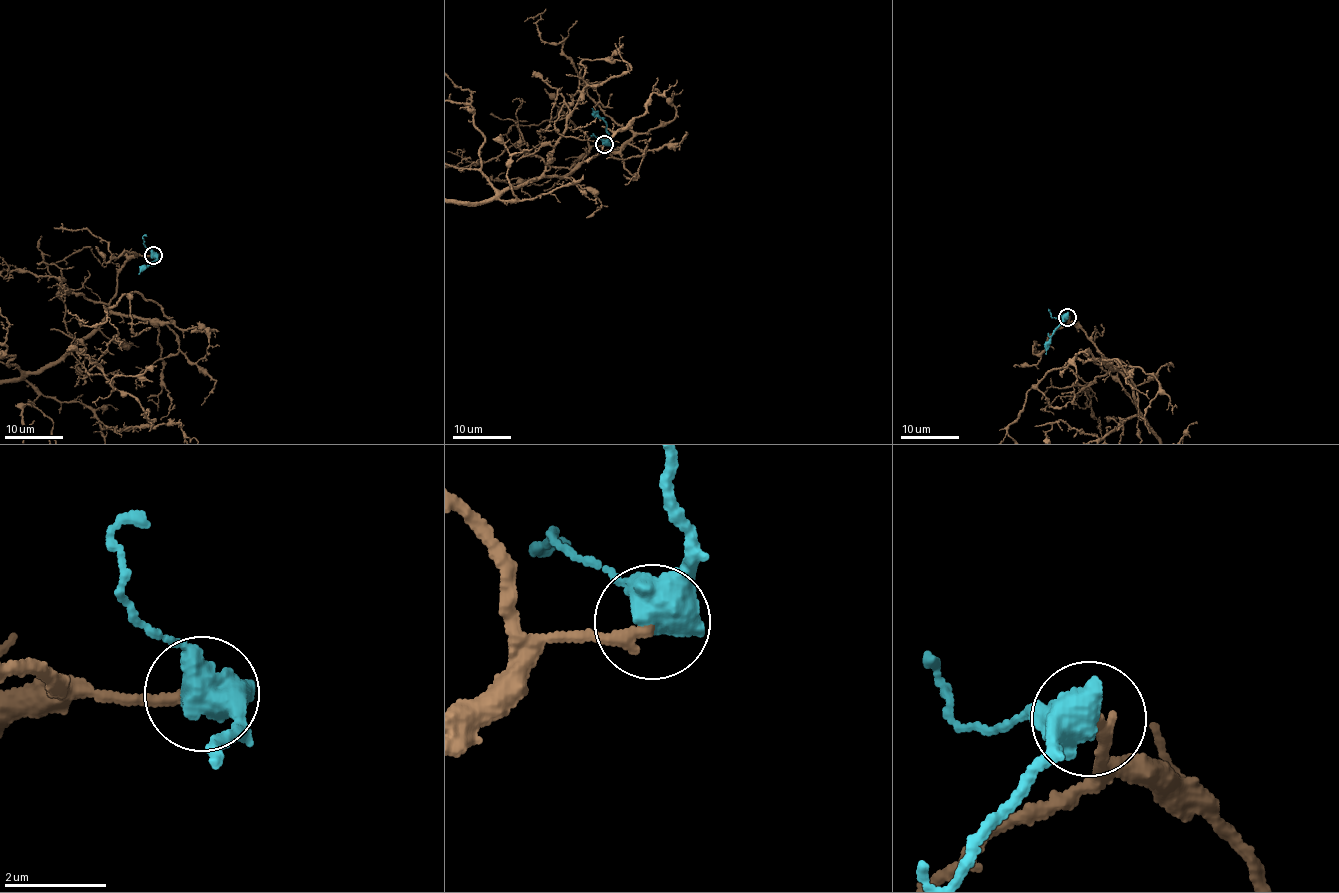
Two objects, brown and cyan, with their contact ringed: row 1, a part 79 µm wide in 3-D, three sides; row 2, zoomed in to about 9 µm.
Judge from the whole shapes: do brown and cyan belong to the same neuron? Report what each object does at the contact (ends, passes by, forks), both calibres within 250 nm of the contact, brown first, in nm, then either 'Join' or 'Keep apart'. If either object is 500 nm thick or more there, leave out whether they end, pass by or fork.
Thickness 240 nm (brown) against 650 nm. Join

